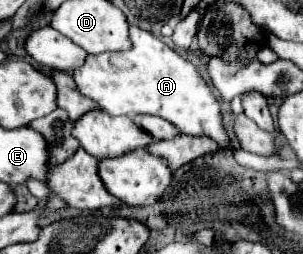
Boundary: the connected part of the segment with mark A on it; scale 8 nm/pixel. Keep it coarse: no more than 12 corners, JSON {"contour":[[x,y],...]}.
{"contour":[[130,26],[76,86],[112,116],[156,114],[228,148],[198,66]]}

